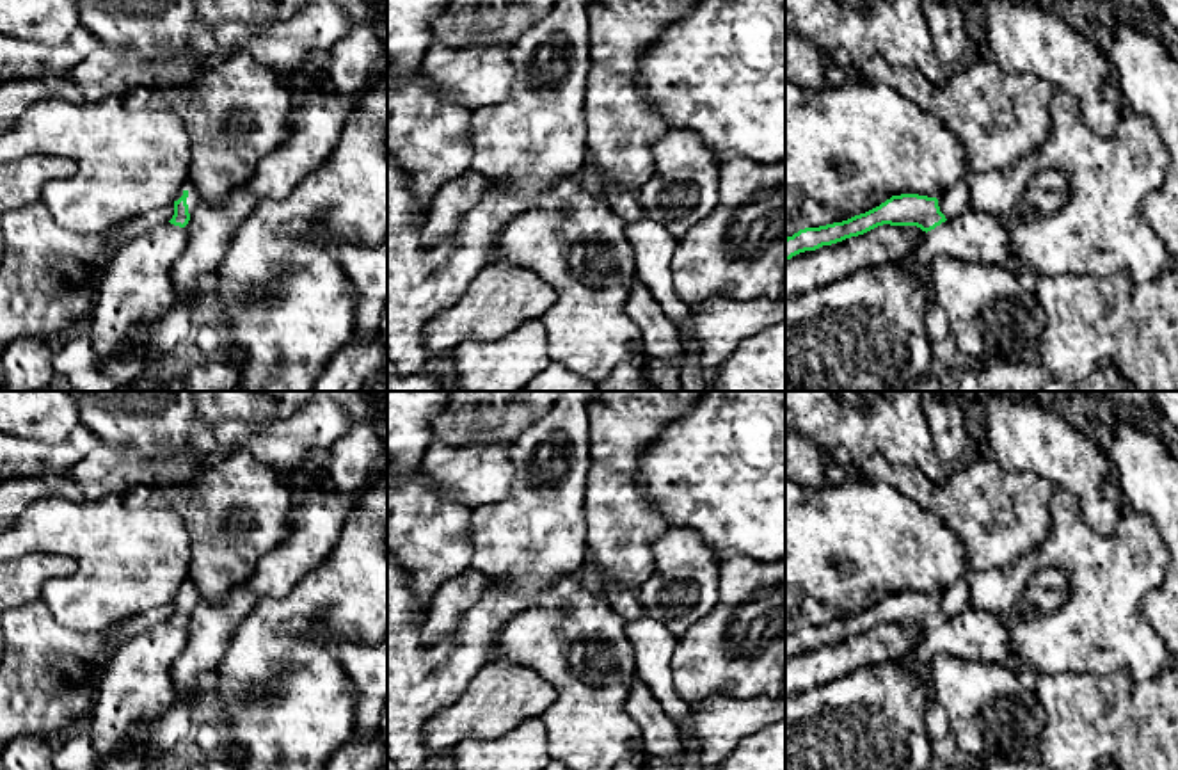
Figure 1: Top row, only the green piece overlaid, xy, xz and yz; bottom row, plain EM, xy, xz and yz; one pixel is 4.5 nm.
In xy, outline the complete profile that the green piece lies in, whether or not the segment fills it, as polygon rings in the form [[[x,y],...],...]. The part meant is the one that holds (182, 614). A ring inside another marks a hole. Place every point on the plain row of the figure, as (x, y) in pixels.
[[[187,578],[174,598],[174,614],[169,619],[174,624],[185,626],[190,614],[201,605],[199,590],[194,582]]]

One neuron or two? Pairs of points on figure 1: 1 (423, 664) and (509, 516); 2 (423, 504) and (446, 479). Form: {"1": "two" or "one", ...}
{"1": "one", "2": "two"}

